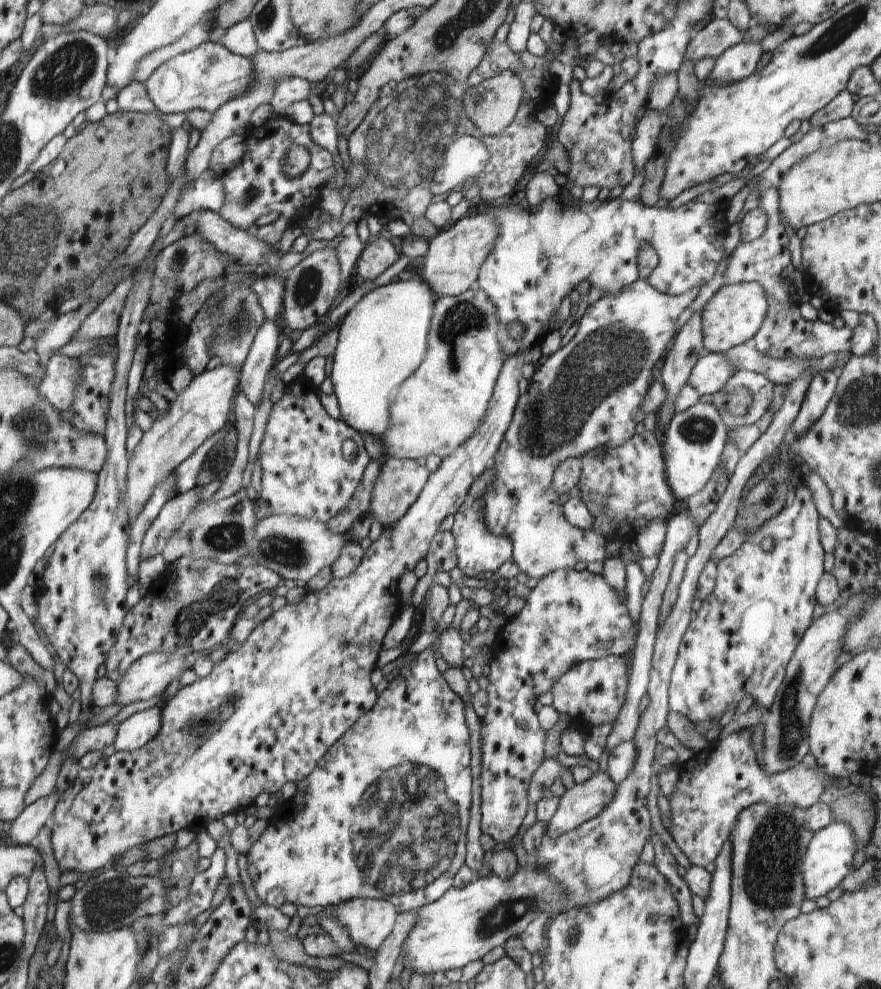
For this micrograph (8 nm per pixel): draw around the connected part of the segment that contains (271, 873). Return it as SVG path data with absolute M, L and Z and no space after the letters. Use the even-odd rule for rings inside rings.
M429 647L422 650L412 662L409 662L406 669L402 669L402 672L392 682L389 682L386 690L378 694L376 704L372 706L372 710L364 714L360 720L356 720L346 730L346 734L332 748L328 748L328 752L324 754L324 758L320 758L320 762L316 764L312 774L308 774L308 777L304 778L300 784L296 784L296 794L292 794L292 798L288 798L287 801L282 801L274 816L267 819L267 829L260 834L260 838L252 844L250 852L247 853L248 876L252 879L254 890L260 898L260 902L279 909L283 904L290 903L297 907L306 906L311 910L318 910L327 906L343 904L354 900L354 898L386 898L390 899L398 908L398 912L403 913L411 910L418 911L422 906L436 902L444 896L447 889L453 886L454 876L465 865L466 860L466 836L472 806L472 786L474 786L474 782L472 782L474 776L470 776L470 768L474 768L476 762L472 759L472 752L470 752L470 732L468 732L468 724L466 724L464 702L444 680L444 676L435 664L436 657L437 655L432 647ZM416 795L418 801L422 804L422 814L420 814L420 820L422 821L419 826L411 828L410 834L408 822L400 824L399 820L404 816L404 812L408 812L408 806L414 806L416 812L418 812L418 808L420 808L418 802L408 800L408 798Z

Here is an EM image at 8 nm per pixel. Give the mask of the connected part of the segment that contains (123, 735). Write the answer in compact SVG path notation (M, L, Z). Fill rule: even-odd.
M162 704L143 712L136 712L117 726L114 748L133 752L150 743L161 726Z

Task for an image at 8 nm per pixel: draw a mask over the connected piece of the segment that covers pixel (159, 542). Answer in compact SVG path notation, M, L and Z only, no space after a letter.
M196 486L192 490L174 496L165 504L144 536L139 562L162 553L172 534L178 530L178 526L198 506L202 488Z

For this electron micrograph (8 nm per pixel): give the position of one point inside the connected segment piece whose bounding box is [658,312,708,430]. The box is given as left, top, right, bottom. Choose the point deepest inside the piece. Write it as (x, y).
(687, 347)

